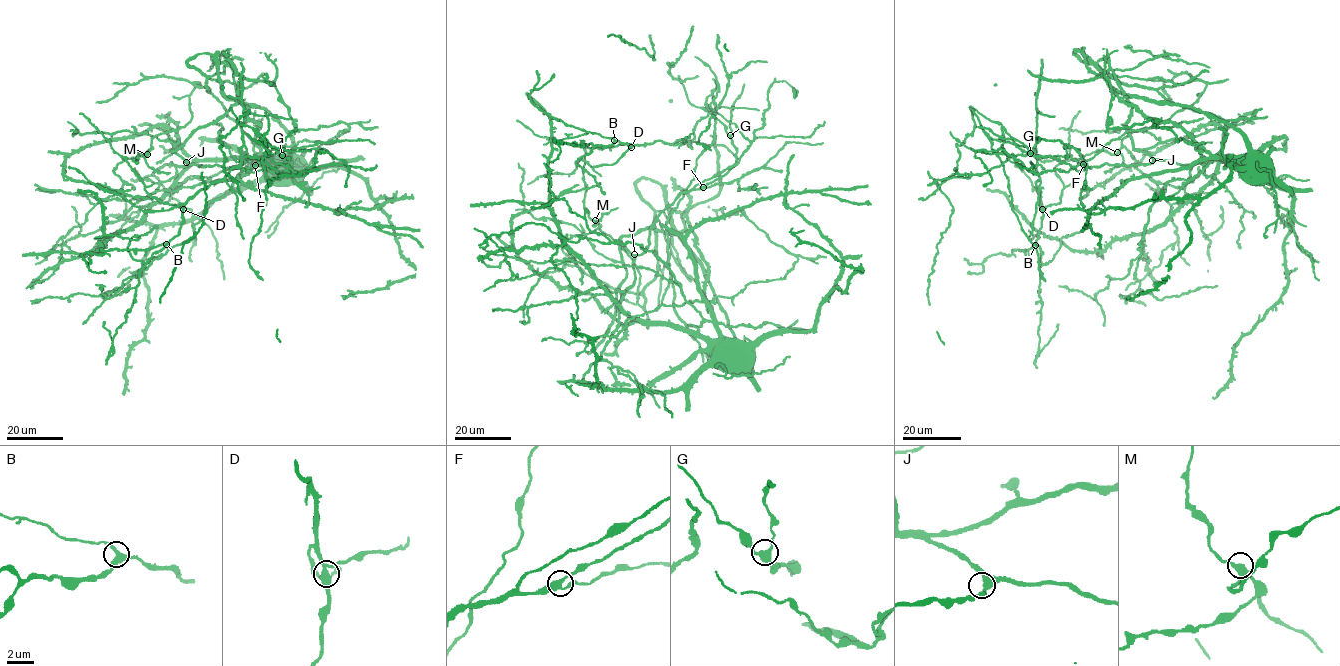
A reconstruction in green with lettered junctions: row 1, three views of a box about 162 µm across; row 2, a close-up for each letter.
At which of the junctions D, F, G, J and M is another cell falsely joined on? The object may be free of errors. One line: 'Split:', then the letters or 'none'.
Split: none

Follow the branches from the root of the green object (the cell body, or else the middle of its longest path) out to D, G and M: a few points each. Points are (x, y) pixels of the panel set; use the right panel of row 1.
D: (1245, 157), (1290, 216), (1240, 166), (1071, 166), (1002, 126), (1003, 164), (1036, 144), (1043, 209)
G: (1245, 157), (1253, 155), (1261, 173), (1291, 194), (1290, 216), (1259, 173), (1231, 163), (1071, 166), (1030, 153)
M: (1245, 157), (1220, 155), (1225, 123), (1217, 116), (1157, 90), (1202, 80), (1194, 102), (1133, 131), (1117, 152)

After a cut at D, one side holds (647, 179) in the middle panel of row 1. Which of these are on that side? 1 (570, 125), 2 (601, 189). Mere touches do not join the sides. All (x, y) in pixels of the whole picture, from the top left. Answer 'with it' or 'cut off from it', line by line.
1: cut off from it
2: cut off from it

